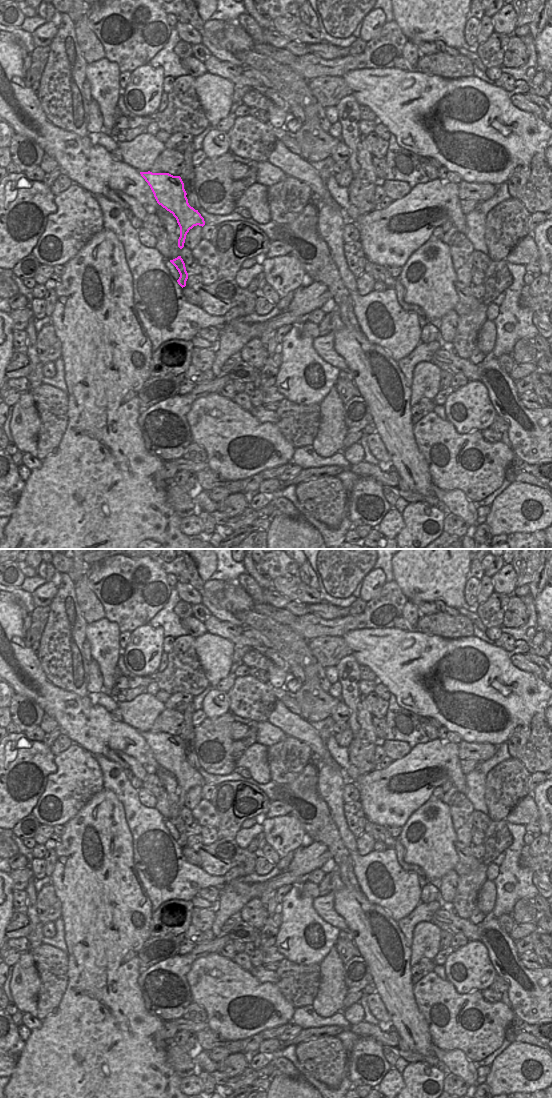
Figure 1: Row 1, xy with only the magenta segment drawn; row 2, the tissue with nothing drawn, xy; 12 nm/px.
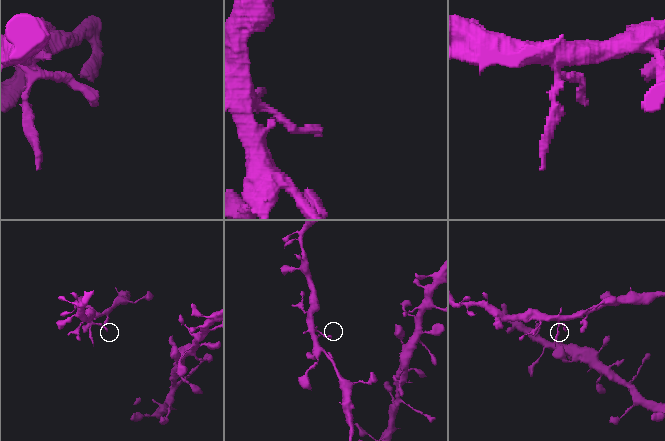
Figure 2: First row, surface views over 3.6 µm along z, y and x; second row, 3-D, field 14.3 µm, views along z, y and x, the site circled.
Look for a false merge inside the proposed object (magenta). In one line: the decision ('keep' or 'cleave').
cleave

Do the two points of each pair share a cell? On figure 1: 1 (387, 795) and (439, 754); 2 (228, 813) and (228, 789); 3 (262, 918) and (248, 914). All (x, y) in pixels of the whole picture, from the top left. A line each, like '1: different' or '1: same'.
1: same
2: same
3: same

